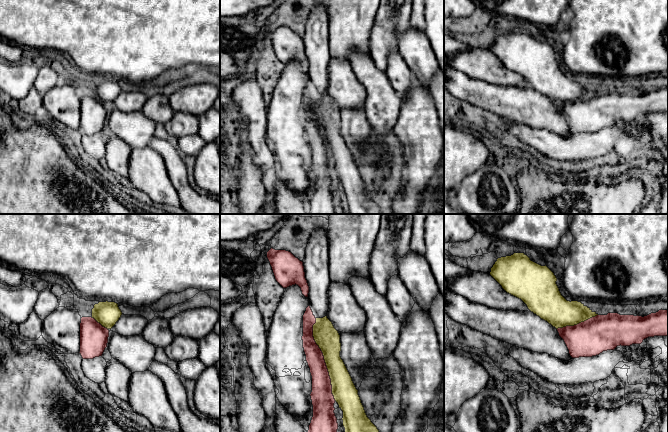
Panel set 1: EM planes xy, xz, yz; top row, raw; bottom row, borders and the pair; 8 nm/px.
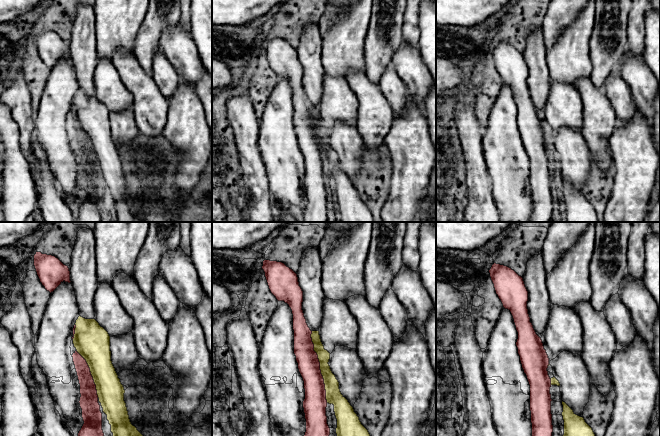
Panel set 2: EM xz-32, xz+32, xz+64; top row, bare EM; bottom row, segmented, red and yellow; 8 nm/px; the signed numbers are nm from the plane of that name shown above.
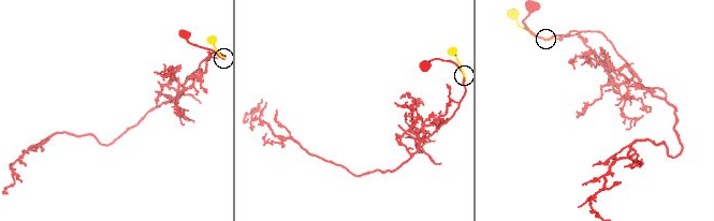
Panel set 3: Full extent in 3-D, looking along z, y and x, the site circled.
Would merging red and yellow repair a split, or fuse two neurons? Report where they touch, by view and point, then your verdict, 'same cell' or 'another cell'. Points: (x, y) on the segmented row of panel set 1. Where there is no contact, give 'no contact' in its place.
xz (323, 359) | another cell

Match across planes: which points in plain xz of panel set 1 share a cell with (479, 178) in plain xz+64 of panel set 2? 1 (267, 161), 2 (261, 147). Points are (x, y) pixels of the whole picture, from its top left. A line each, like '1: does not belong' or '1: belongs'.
1: belongs
2: belongs

